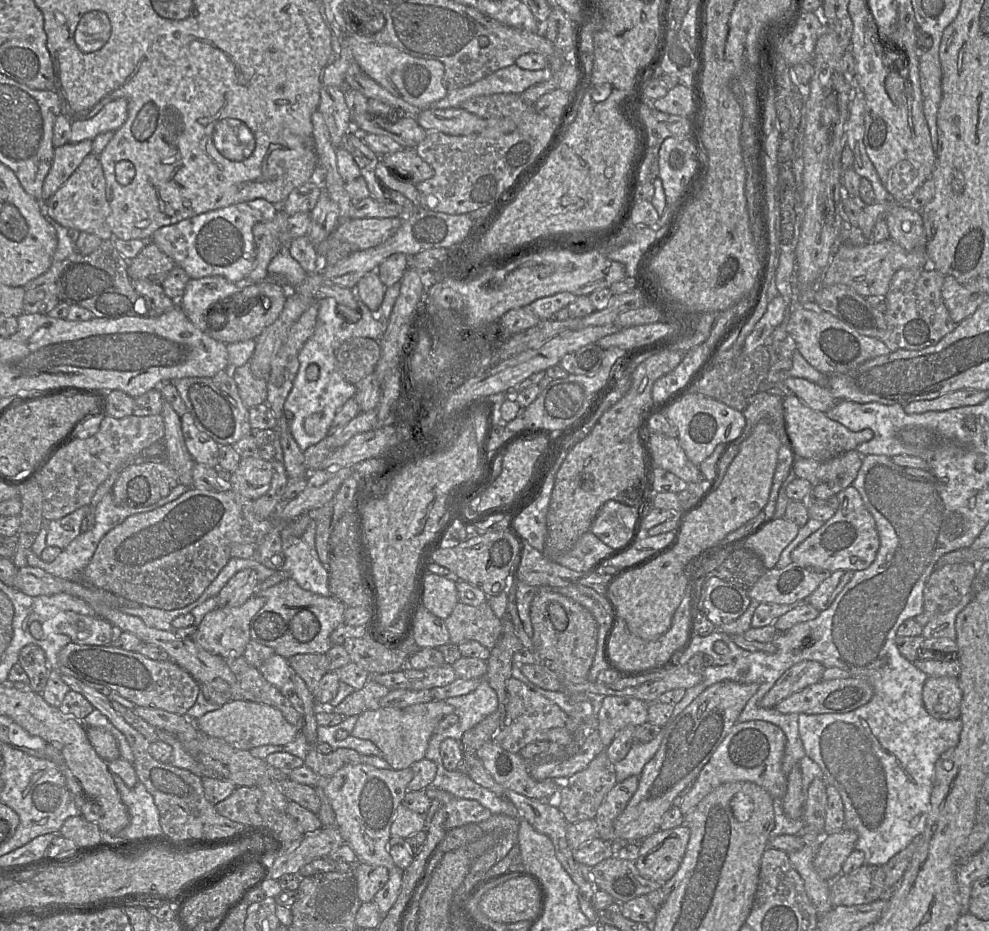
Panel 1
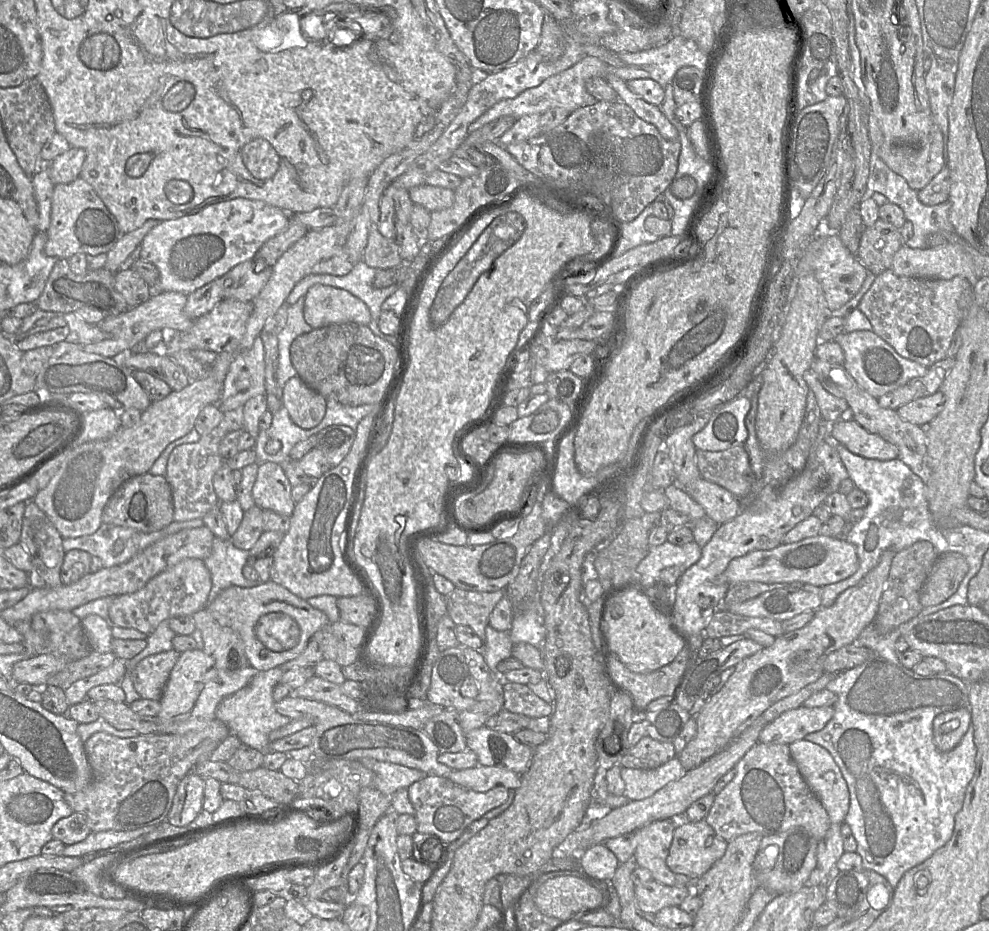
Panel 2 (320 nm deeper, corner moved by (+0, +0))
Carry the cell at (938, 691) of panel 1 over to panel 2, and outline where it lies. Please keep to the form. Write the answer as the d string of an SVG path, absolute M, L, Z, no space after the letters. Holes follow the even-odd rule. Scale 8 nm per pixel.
M960 708L937 715L933 721L933 741L941 752L954 749L971 725L969 708Z

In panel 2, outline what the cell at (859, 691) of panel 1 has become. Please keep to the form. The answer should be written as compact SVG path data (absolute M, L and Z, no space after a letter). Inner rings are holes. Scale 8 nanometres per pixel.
M801 706L787 711L762 729L758 742L790 745L803 740L806 735L821 731L832 719L834 712L833 706Z

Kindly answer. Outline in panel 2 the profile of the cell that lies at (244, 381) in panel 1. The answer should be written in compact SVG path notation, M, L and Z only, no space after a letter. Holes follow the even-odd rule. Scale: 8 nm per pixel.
M243 406L224 412L223 419L211 432L202 435L199 441L181 444L169 455L165 478L170 485L174 506L173 519L177 522L202 519L220 501L213 488L213 477L224 463L219 453L221 440L229 432L245 430Z

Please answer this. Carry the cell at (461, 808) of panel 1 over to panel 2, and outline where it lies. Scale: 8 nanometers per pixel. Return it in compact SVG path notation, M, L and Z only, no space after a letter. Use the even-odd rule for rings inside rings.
M427 775L411 784L407 790L410 802L415 809L417 831L436 834L447 843L458 839L473 821L504 804L509 795L509 790L504 786L496 786L482 793L459 786L447 777L436 775Z

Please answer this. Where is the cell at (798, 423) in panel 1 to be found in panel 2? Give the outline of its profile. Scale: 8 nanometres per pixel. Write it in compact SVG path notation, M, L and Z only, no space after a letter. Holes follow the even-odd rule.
M854 419L837 420L830 426L830 435L853 454L882 461L898 458L898 448L880 436L870 433Z

